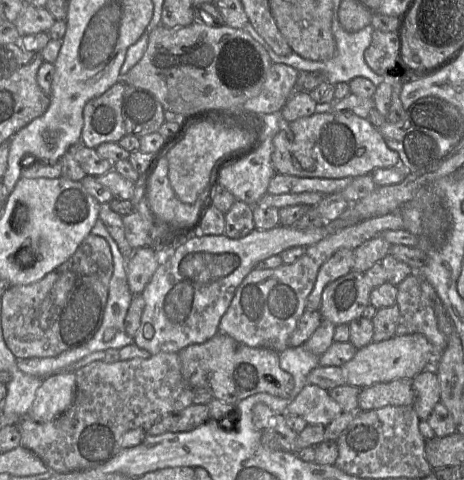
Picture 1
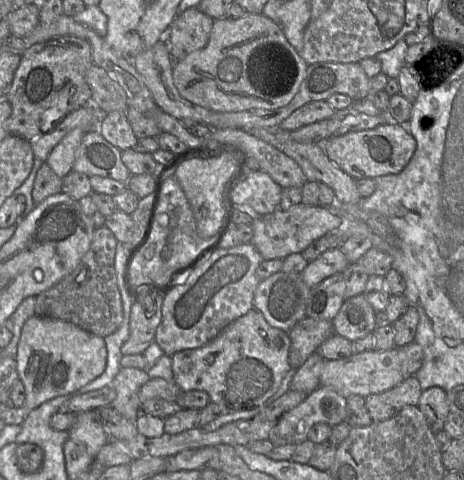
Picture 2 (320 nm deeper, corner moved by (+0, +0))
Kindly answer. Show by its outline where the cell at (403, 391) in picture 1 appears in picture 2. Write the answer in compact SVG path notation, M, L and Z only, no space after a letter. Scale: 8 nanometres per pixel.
M410 376L390 390L365 397L365 407L373 422L381 422L392 418L406 406L417 406L421 393L418 379Z

